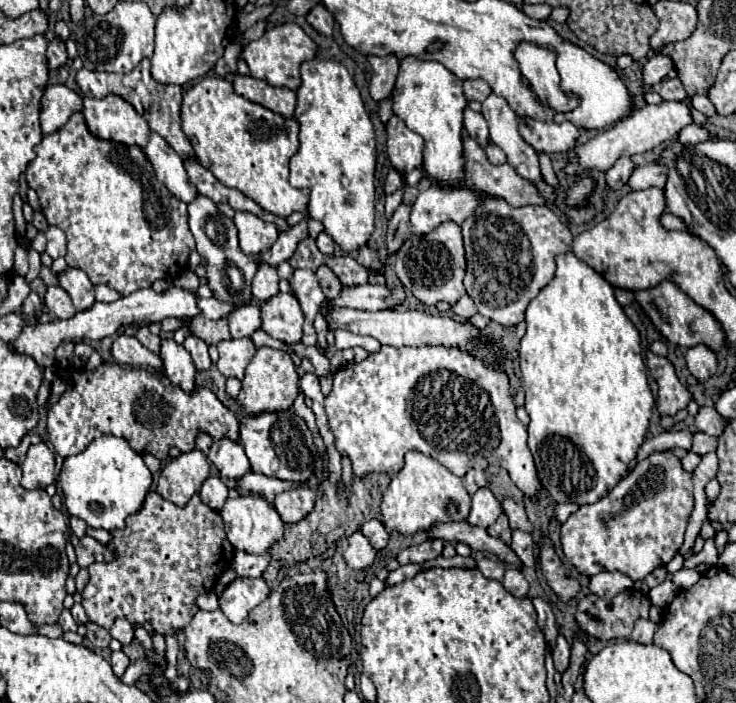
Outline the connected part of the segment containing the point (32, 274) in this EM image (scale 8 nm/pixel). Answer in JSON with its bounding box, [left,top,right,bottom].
[25,246,41,282]

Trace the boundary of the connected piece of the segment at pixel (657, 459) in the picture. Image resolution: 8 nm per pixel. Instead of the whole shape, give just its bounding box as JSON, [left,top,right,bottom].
[561,452,693,580]

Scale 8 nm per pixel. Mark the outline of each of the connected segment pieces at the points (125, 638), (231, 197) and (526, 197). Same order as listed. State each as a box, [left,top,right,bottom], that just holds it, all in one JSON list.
[[109,618,133,646],[185,162,289,232],[457,134,545,206]]

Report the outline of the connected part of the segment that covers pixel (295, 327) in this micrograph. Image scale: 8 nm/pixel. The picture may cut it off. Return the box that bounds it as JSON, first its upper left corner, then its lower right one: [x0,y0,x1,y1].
[261,294,303,344]

